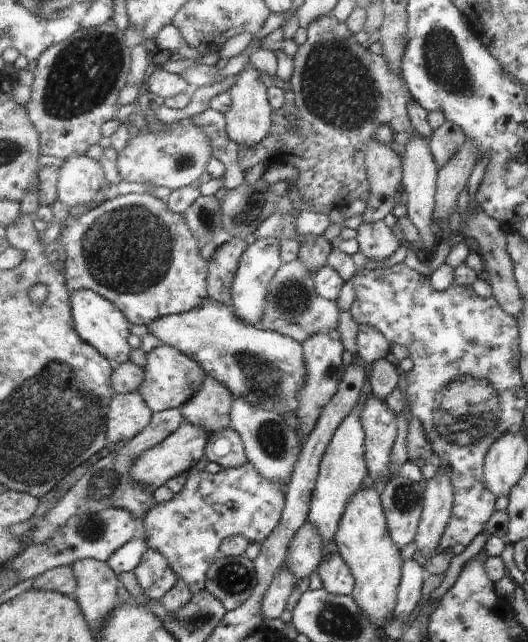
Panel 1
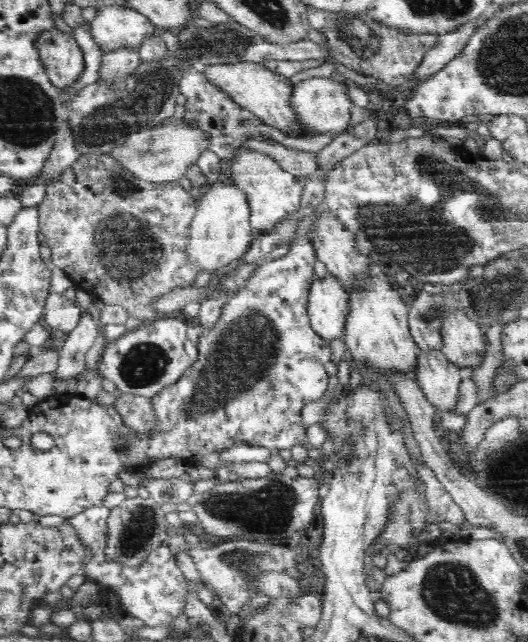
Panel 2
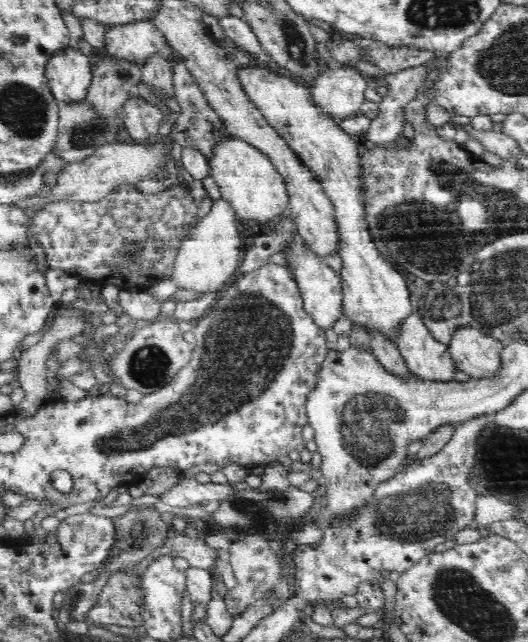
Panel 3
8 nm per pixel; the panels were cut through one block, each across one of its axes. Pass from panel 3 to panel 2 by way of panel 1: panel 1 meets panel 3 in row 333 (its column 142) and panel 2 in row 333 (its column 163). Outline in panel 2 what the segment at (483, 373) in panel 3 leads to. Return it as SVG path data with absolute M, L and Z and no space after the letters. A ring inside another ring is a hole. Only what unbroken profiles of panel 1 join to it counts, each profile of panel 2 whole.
M456 310L456 314L450 314L440 332L443 338L440 349L450 362L463 371L476 369L482 364L488 346L486 330L469 320L464 312Z

